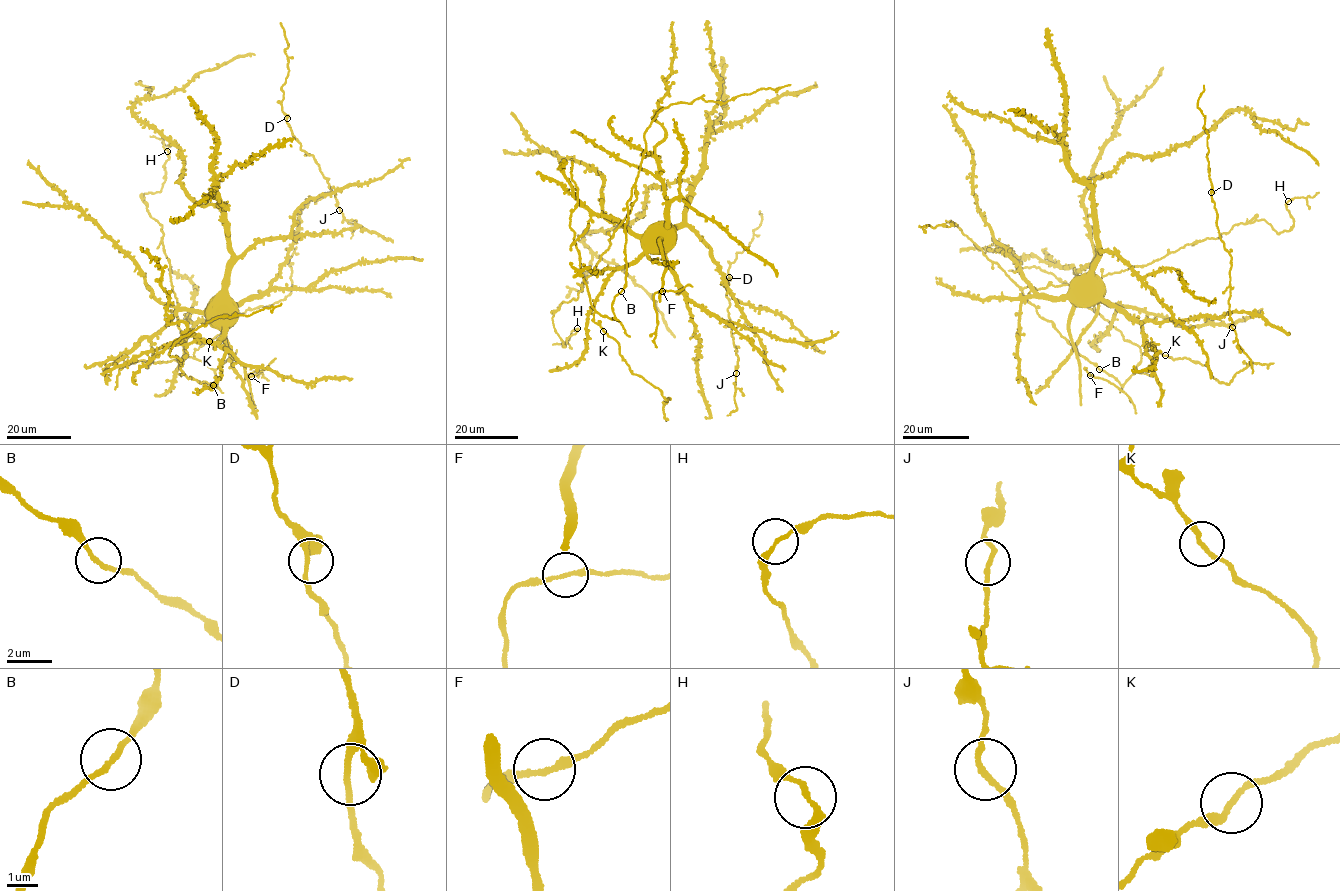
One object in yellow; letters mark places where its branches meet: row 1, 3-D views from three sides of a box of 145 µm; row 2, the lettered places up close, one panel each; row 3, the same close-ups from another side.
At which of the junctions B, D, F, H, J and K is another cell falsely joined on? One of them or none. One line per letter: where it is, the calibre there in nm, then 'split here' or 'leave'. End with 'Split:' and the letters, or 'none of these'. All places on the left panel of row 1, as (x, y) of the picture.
B: at (213, 385); 170 nm thick; leave
D: at (287, 118); 180 nm thick; leave
F: at (251, 376); 170 nm thick; leave
H: at (167, 151); 180 nm thick; leave
J: at (339, 210); 180 nm thick; leave
K: at (209, 341); 190 nm thick; leave
Split: none of these

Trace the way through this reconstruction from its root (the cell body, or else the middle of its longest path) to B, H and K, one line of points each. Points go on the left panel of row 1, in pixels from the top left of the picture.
B: (146, 361), (172, 360), (180, 362), (188, 356), (201, 360), (213, 369), (217, 386), (209, 388), (213, 386)
H: (146, 361), (201, 360), (217, 386), (182, 374), (188, 353), (162, 226), (143, 199), (162, 189), (167, 151)
K: (146, 361), (172, 360), (180, 362), (185, 357), (194, 358), (196, 349), (209, 341)

